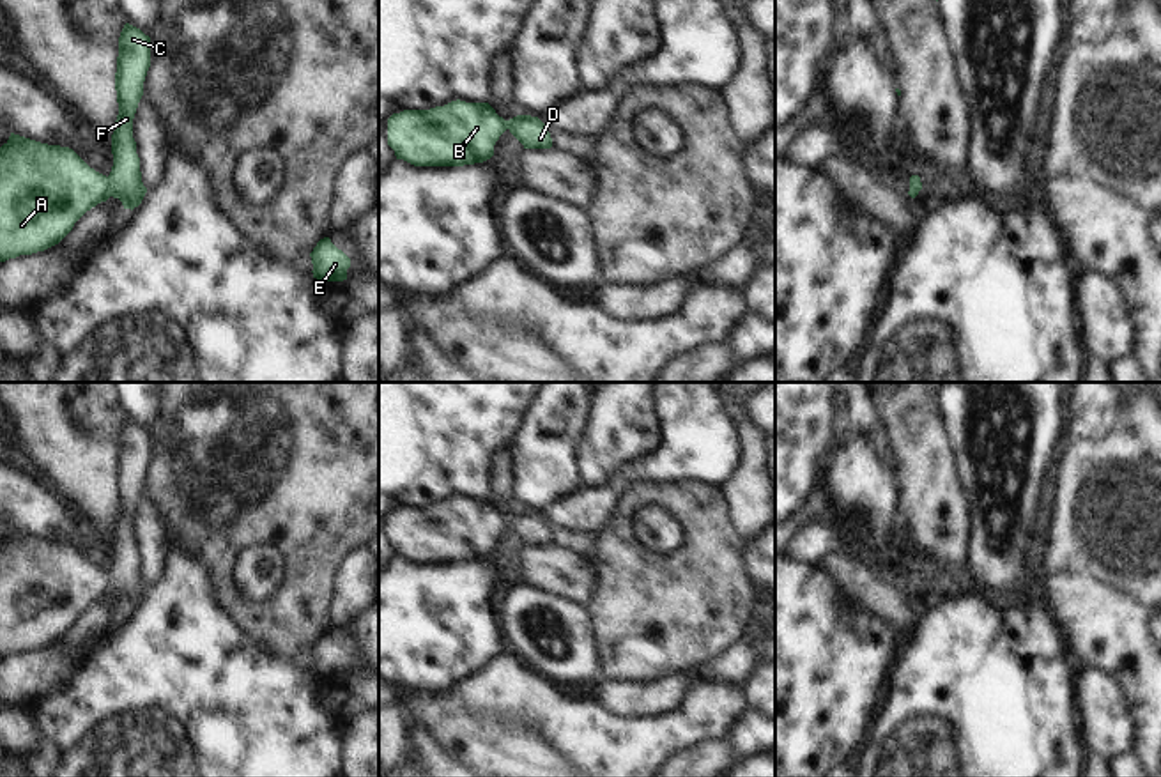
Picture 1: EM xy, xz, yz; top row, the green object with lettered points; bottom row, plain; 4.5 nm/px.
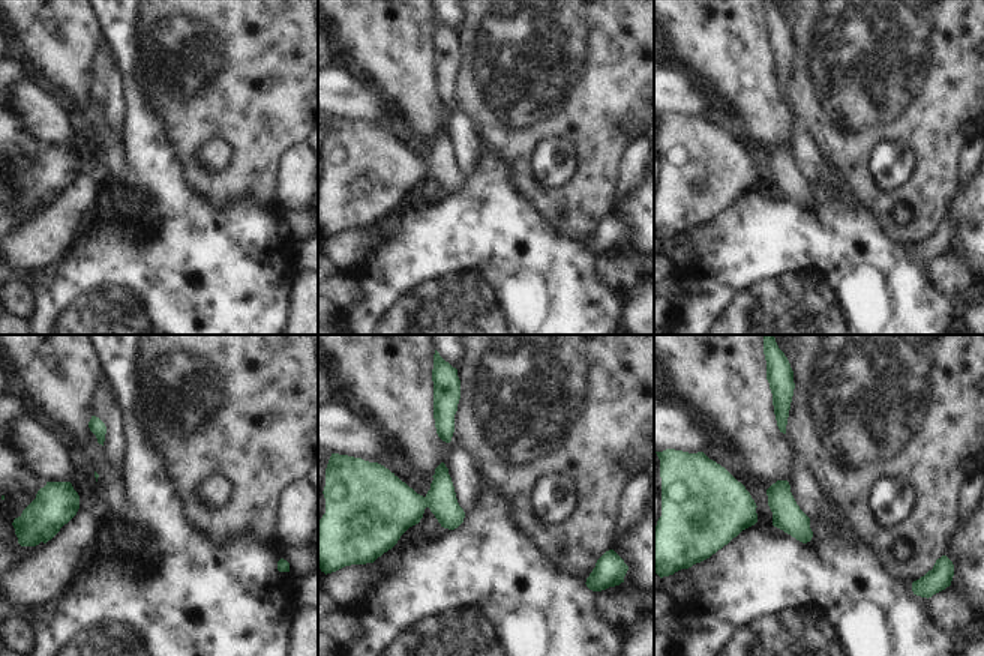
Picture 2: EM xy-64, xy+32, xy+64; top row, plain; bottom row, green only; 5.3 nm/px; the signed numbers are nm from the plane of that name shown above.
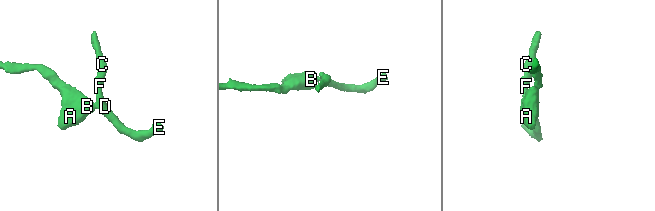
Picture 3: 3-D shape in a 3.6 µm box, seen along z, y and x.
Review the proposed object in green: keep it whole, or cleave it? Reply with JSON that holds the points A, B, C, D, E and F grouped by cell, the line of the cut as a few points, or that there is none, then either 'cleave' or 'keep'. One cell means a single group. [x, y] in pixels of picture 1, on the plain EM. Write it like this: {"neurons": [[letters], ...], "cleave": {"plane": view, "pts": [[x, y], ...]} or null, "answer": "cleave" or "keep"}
{"neurons": [["A", "B", "C", "D", "E", "F"]], "cleave": null, "answer": "keep"}

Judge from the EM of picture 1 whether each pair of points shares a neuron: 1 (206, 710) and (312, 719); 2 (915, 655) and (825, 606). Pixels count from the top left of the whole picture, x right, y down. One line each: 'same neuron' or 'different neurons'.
1: same neuron
2: different neurons

